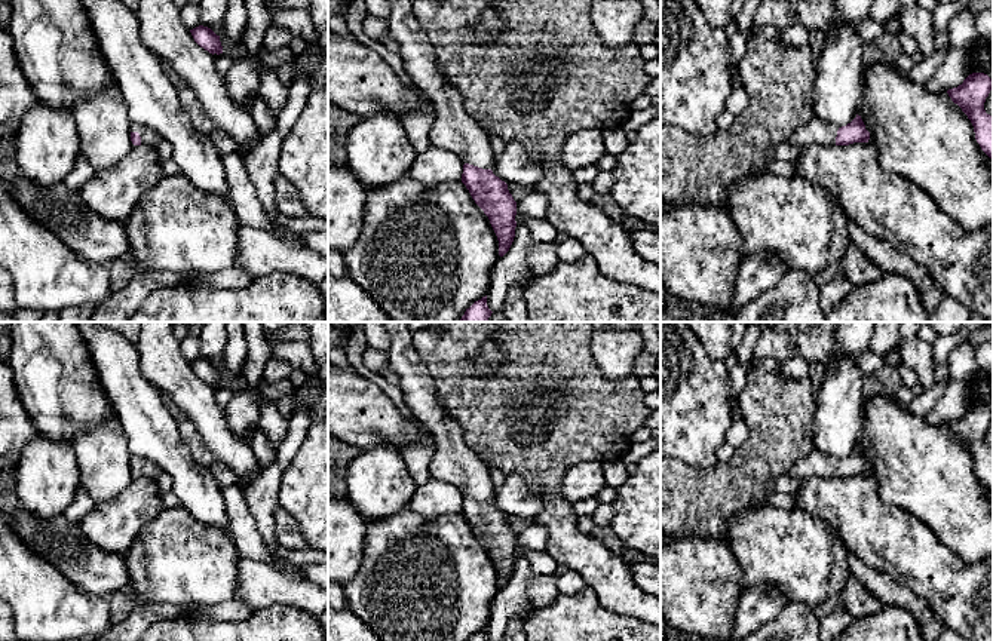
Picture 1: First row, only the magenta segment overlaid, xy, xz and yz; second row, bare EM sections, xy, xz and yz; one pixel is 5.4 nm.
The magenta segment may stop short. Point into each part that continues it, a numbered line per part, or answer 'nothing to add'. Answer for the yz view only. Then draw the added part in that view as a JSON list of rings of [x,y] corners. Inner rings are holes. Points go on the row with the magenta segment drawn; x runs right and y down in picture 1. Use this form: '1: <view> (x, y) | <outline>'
1: yz (821, 132) | [[[818,117],[812,119],[804,126],[799,128],[788,139],[787,142],[790,145],[796,147],[807,147],[812,144],[816,145],[836,145],[836,137],[837,137],[839,126],[821,120]]]

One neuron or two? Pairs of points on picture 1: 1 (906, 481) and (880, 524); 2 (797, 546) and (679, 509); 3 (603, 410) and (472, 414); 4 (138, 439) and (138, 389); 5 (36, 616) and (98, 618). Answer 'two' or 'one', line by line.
1: two
2: two
3: one
4: one
5: one

